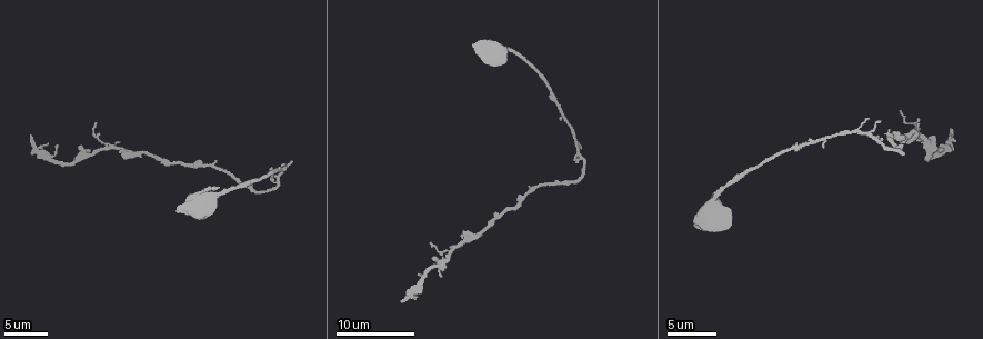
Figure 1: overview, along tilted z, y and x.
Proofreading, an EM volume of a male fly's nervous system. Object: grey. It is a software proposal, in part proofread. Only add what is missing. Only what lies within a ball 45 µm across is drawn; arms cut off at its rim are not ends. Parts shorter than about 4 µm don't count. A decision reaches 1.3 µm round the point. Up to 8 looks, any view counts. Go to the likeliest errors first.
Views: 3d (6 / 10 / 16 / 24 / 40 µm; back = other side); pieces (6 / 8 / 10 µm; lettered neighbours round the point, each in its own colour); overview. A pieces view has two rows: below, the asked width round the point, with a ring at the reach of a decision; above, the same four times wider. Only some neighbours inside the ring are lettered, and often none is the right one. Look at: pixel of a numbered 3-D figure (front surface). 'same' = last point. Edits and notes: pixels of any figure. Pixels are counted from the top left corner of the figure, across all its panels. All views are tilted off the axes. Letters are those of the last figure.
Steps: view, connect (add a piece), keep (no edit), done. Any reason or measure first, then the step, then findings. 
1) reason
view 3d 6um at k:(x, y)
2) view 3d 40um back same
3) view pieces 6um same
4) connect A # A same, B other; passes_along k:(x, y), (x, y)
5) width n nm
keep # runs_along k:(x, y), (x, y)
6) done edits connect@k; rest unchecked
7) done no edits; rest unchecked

tapers out
view pieces 6um at 1:(824, 146)

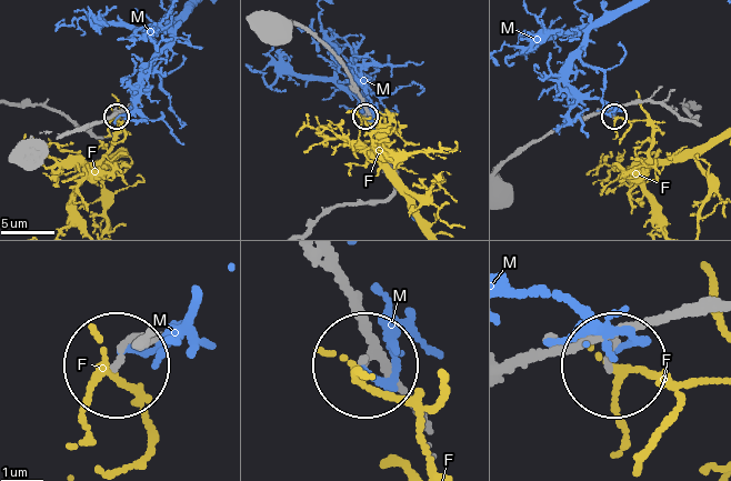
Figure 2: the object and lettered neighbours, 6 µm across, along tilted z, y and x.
keep # F other, M other; runs_along 2:(331, 266), (368, 337), (366, 364); none of them fits

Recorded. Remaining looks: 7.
view 3d 6um at 1:(878, 121)

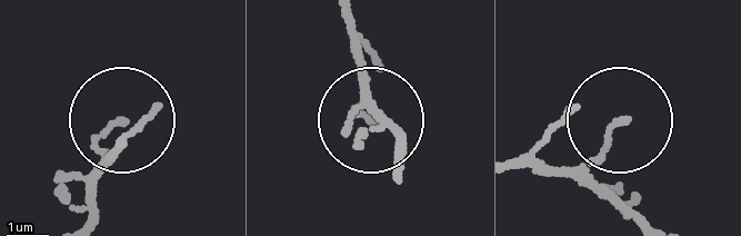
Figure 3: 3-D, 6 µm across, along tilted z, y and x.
view pieces 8um at 3:(124, 121)

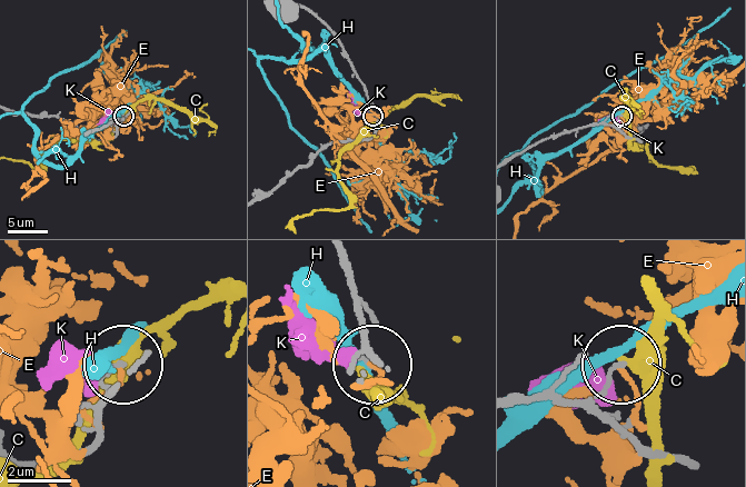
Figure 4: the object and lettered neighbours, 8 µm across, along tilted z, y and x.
keep # C other, E other, H other, K other; runs_along 4:(517, 404), (590, 400), (616, 364); none of them fits

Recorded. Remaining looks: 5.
tapers out
view pieces 8um at 1:(941, 151)

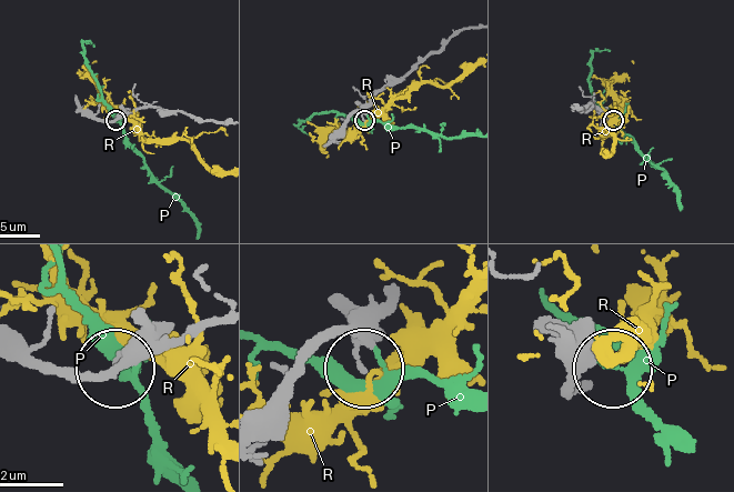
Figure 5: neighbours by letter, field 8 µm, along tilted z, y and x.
keep # P other, R other; runs_along 5:(395, 303), (360, 344), (362, 363); no lettered piece goes on from it

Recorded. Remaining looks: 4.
branch stops here
view pieces 10um at 1:(432, 241)

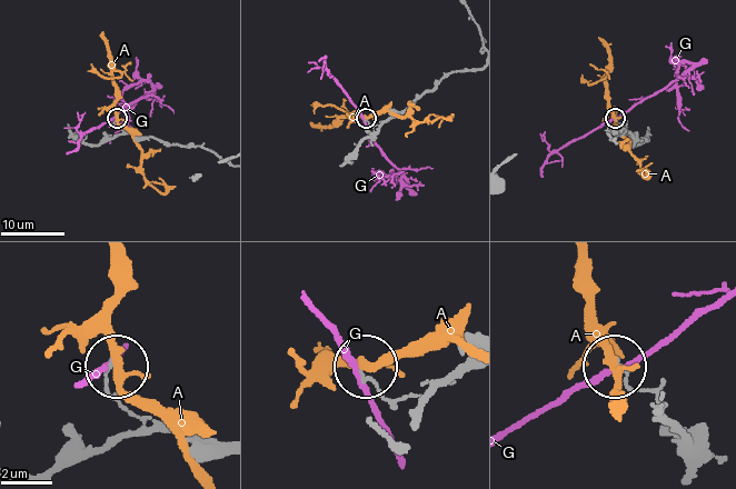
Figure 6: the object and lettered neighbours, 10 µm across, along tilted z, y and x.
width 100 nm
keep # A other, G other; runs_along 6:(218, 442), (163, 430), (127, 411), (109, 393), (111, 365); no lettered piece goes on from it

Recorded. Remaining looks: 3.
done no edits; rest unchecked

